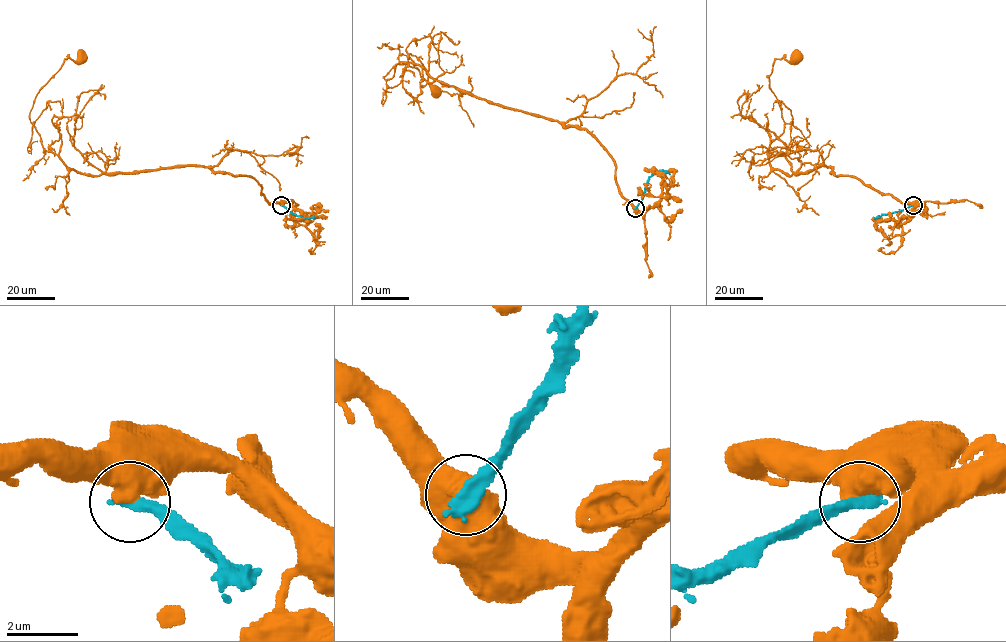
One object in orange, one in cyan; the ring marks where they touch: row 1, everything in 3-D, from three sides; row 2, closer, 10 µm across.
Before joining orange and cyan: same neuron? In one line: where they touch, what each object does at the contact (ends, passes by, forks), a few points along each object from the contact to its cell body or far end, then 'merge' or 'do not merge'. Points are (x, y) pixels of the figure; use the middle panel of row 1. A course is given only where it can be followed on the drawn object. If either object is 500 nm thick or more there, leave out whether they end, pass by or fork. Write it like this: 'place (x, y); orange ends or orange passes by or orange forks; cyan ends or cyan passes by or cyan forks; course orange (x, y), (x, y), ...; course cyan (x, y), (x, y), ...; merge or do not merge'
place (635, 208); course orange (635, 207), (617, 185), (614, 159), (585, 129), (489, 103), (411, 62), (383, 77), (407, 64), (437, 90); course cyan (635, 207), (651, 176), (661, 171), (670, 174); do not merge

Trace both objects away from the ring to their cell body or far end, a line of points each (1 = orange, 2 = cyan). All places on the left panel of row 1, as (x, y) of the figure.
1: (281, 205), (253, 178), (202, 166), (71, 170), (44, 148), (29, 112), (65, 59), (83, 60)
2: (281, 205), (297, 216), (316, 217)

